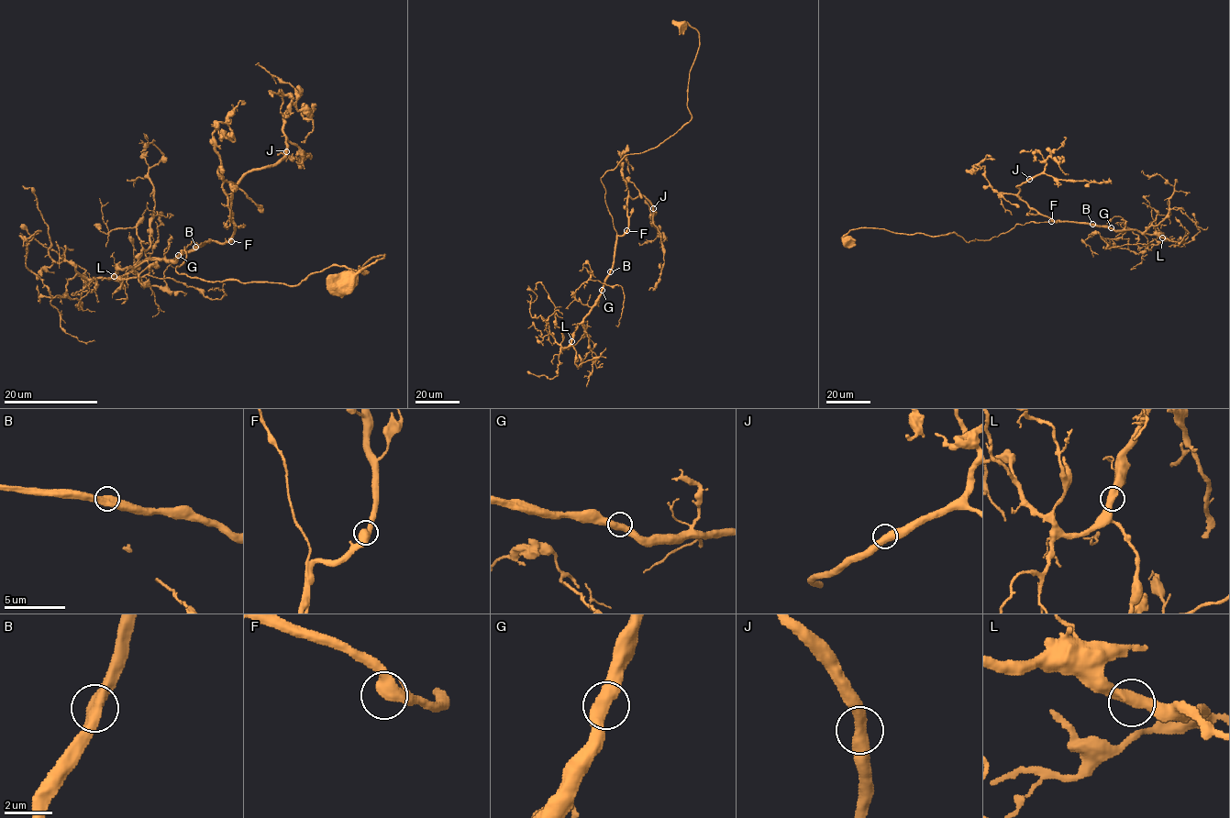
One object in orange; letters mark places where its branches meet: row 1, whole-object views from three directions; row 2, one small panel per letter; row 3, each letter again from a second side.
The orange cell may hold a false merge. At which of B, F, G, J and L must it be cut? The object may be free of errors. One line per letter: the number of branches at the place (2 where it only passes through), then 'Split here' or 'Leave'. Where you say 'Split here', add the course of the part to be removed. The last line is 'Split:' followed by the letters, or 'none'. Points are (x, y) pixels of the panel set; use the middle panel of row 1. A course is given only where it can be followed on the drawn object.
B: Branches: 2. Leave
F: Branches: 2. Leave
G: Branches: 2. Leave
J: Branches: 2. Leave
L: Branches: 2. Leave
Split: none

